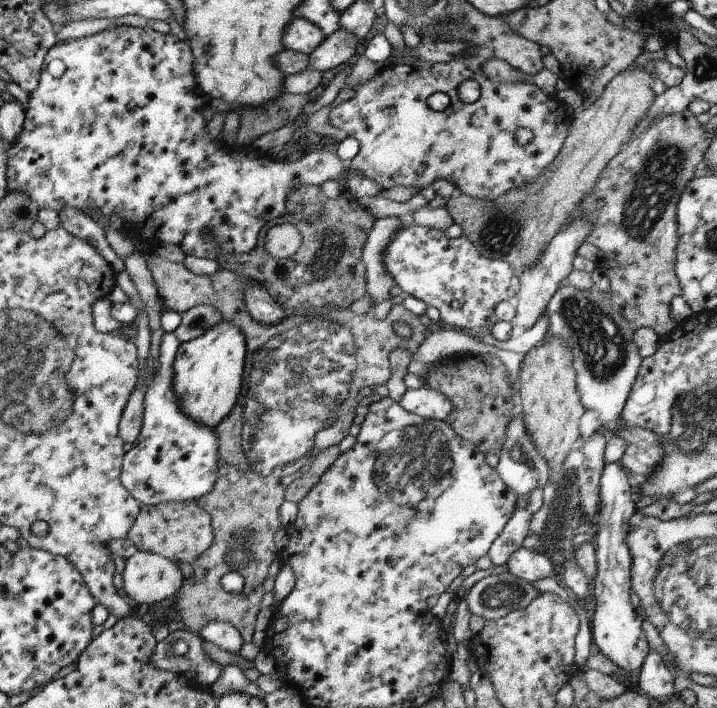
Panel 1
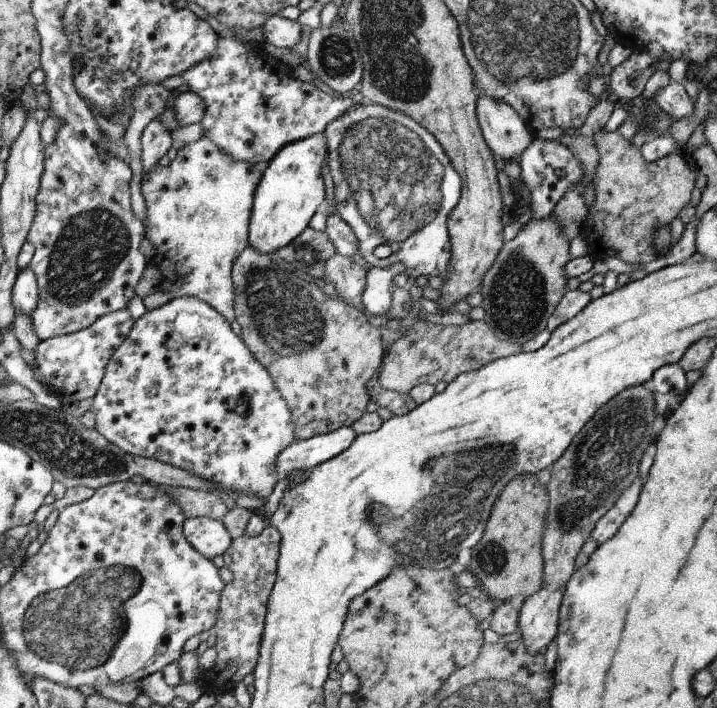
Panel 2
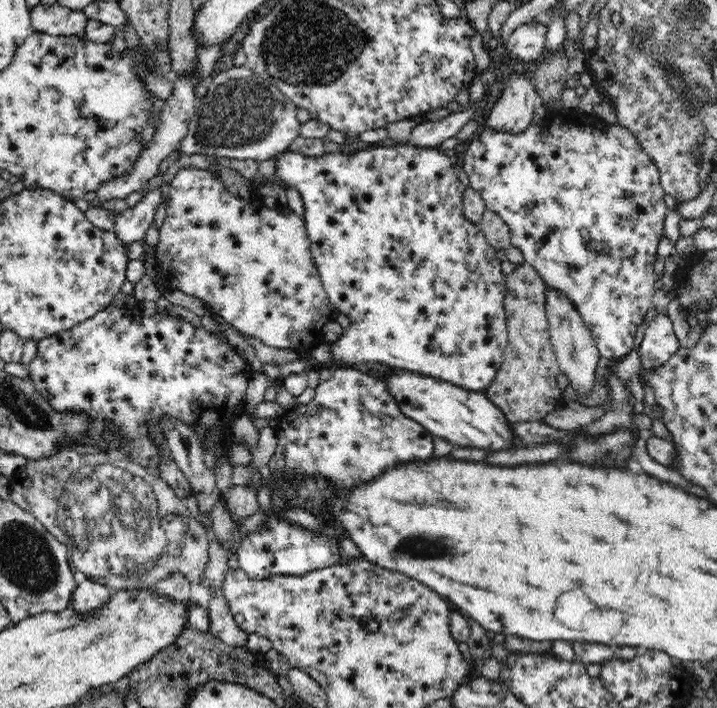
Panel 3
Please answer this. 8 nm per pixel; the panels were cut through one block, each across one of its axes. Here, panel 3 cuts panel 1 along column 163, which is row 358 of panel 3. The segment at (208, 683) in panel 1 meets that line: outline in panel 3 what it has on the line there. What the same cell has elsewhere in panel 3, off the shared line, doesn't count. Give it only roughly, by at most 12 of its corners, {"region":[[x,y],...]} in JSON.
{"region":[[670,318],[649,322],[638,350],[640,377],[680,346]]}

